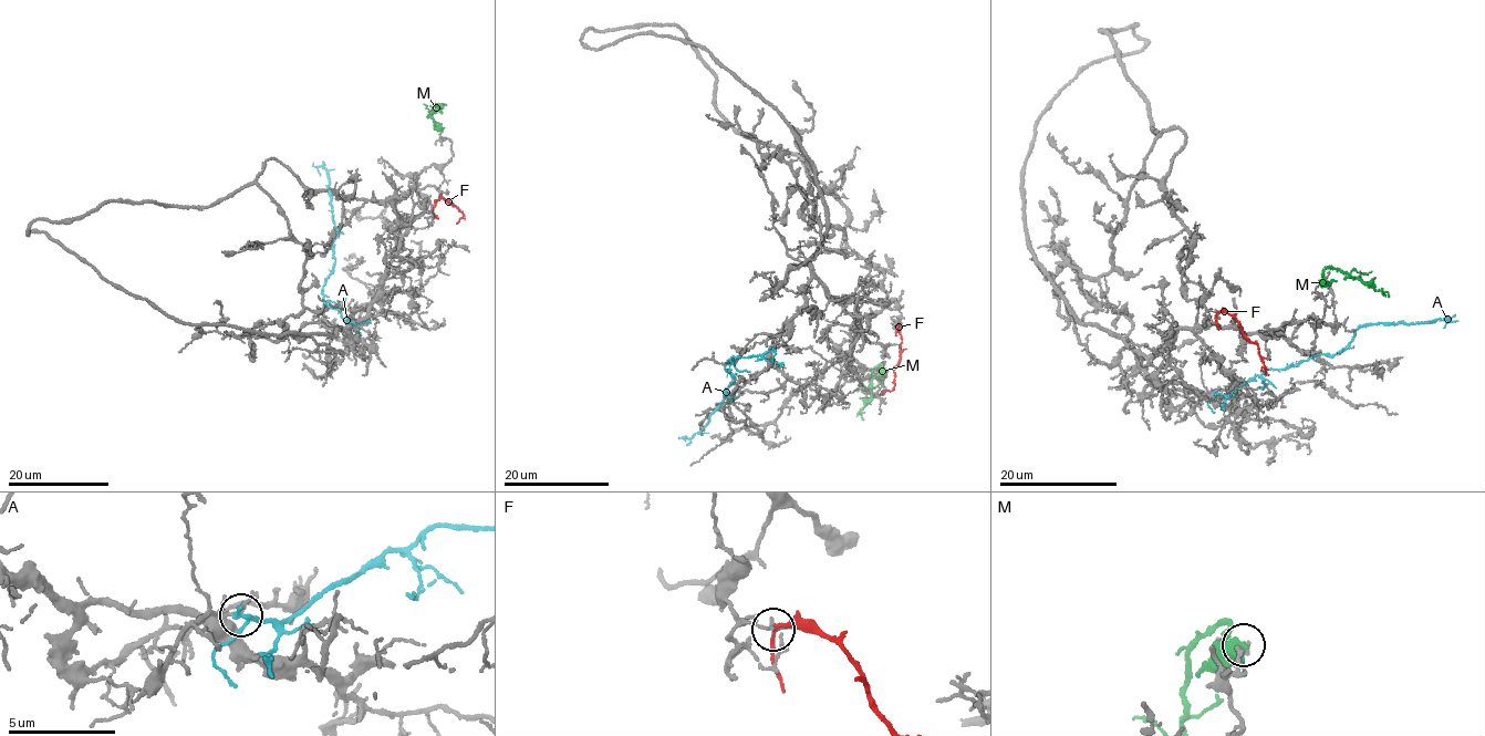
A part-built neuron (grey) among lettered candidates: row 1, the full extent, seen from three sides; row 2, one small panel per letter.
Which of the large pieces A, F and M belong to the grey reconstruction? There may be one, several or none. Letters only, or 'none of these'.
none of these

